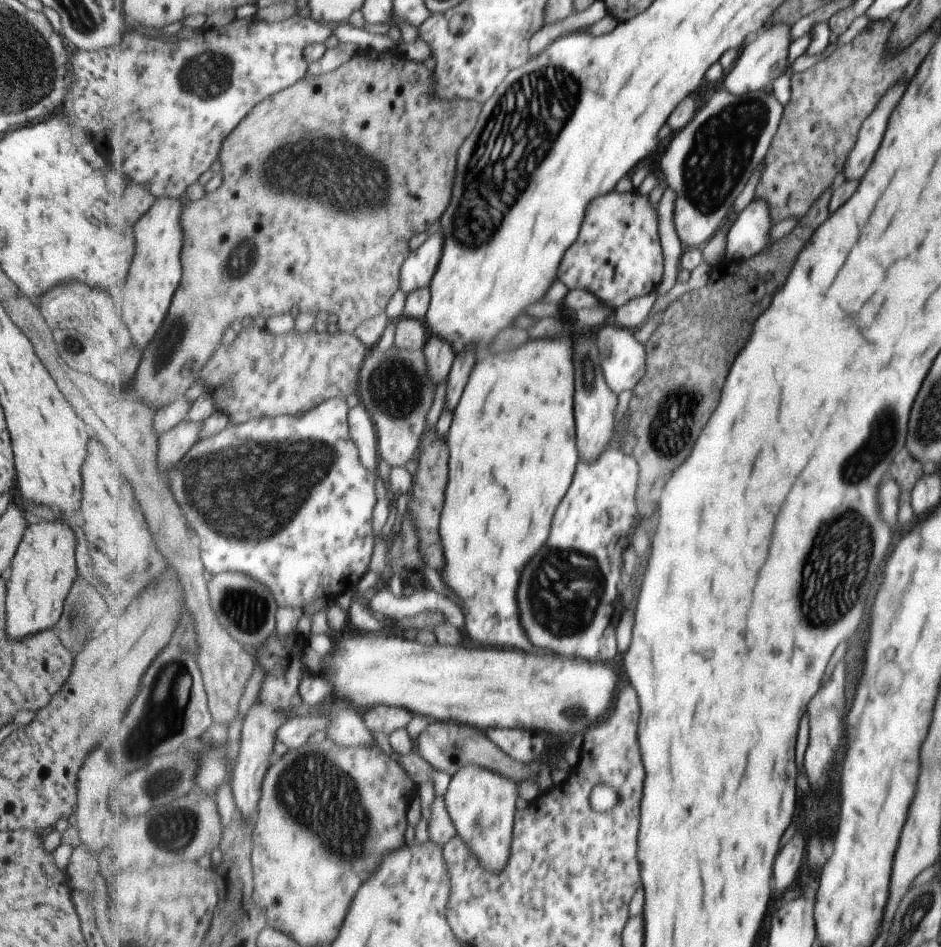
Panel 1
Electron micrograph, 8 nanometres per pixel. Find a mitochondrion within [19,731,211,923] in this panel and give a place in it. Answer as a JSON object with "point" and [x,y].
{"point":[170,827]}

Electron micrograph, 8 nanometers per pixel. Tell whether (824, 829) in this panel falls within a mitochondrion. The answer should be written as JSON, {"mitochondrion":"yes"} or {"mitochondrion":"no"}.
{"mitochondrion":"no"}

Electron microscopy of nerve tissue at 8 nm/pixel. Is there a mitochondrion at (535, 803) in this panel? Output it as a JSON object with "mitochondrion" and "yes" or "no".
{"mitochondrion":"no"}

